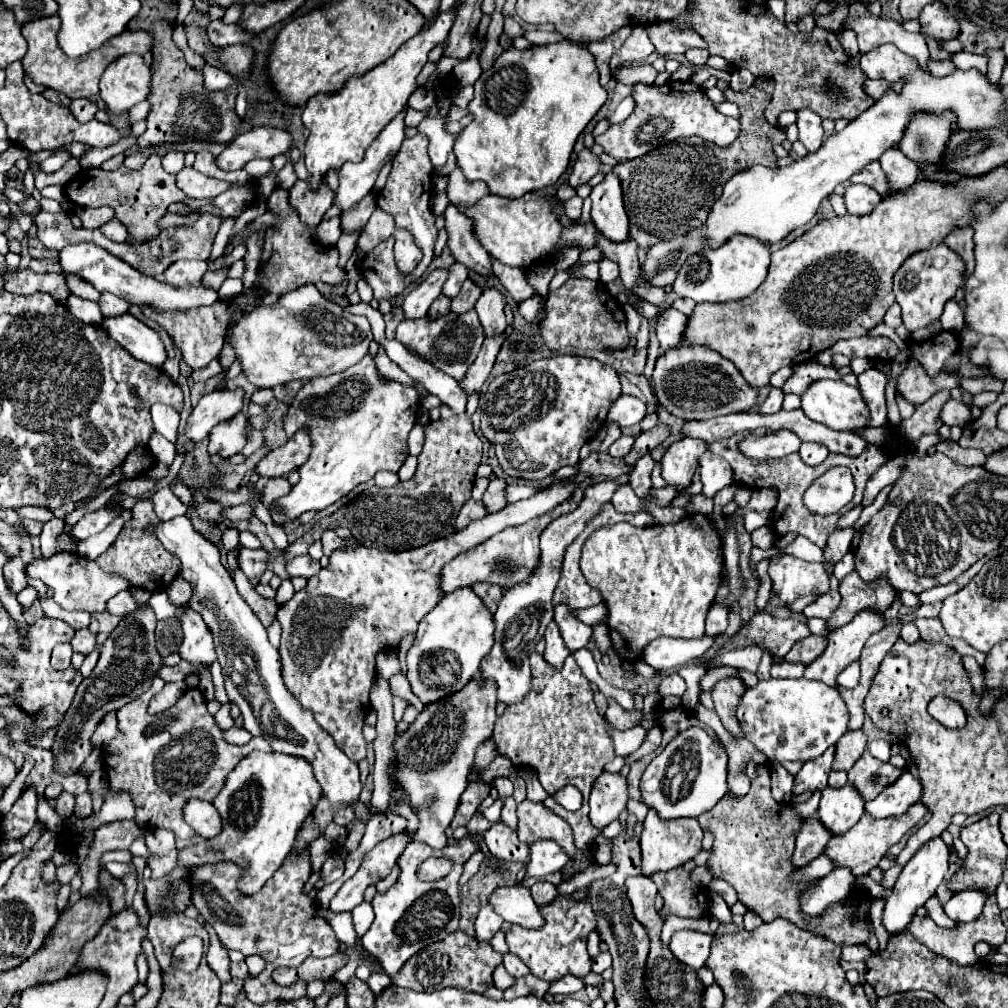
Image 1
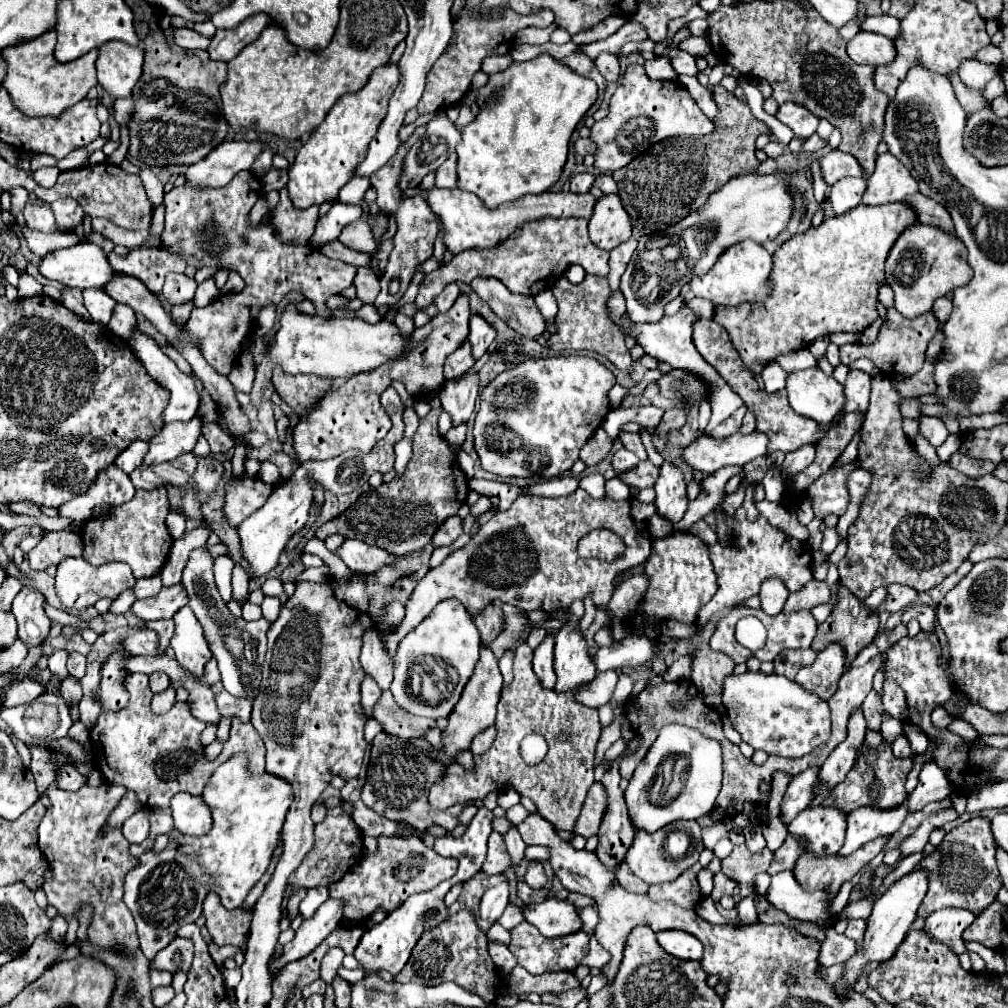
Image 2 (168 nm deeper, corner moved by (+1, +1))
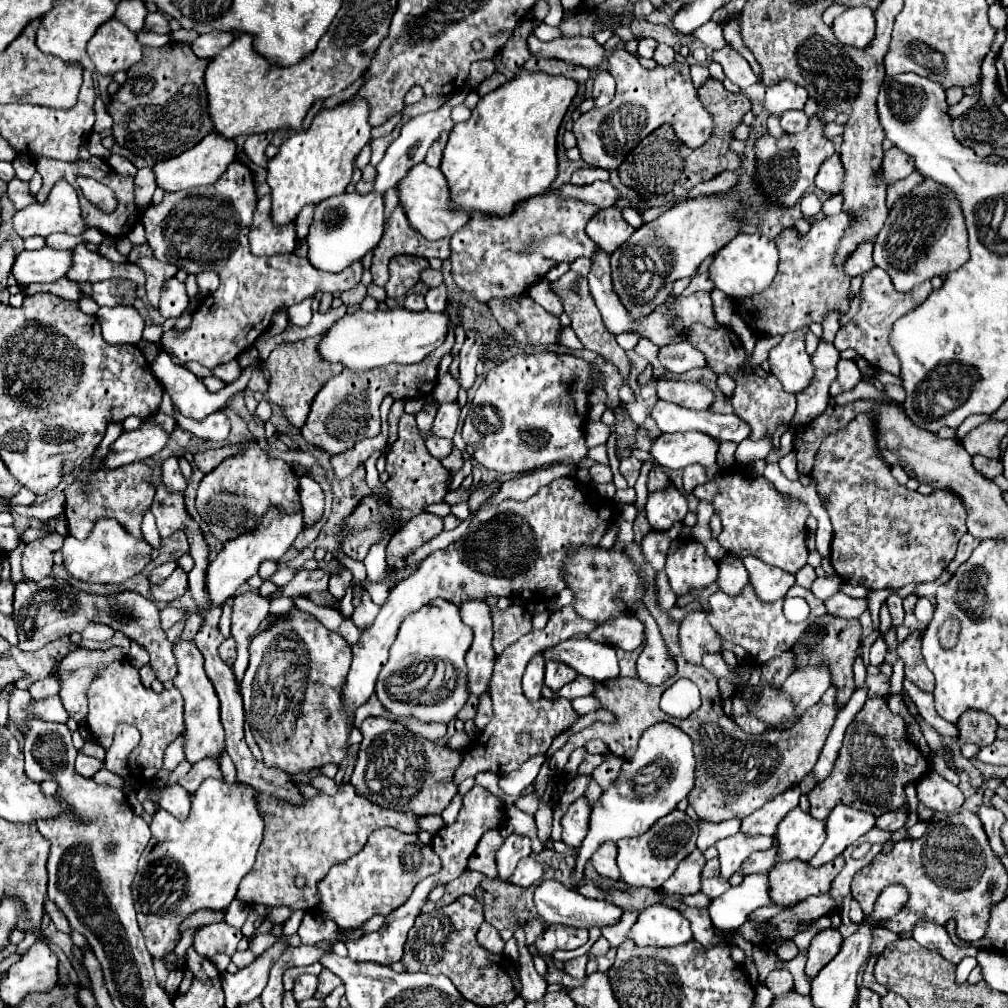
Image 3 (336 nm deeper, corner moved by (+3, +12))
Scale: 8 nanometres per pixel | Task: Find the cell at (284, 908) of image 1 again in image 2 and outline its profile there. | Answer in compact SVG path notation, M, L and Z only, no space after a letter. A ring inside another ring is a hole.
M207 895L203 903L203 917L207 919L207 929L217 945L247 945L249 925L251 925L251 913L243 913L241 909L227 911L217 895Z

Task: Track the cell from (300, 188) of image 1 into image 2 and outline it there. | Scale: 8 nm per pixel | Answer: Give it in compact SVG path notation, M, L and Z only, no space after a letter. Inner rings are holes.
M281 189L279 193L281 193L281 199L279 199L277 207L271 211L271 225L279 233L281 243L307 245L307 241L313 235L315 225L317 225L319 207L315 205L315 207L309 207L303 211L295 211L295 207L291 207L287 189Z

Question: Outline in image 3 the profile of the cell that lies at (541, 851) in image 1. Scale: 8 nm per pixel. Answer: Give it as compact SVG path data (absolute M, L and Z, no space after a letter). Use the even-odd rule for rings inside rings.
M527 856L525 860L519 860L515 872L511 874L511 878L507 882L519 884L519 886L531 886L531 884L543 880L543 872L545 872L545 866L541 862L537 862L533 856Z

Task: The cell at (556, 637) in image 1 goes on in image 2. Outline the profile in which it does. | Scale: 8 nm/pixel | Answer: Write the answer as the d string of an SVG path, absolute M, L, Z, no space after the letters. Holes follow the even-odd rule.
M547 635L545 641L535 649L535 657L533 657L533 671L539 679L539 683L543 685L543 689L553 689L553 685L555 685L555 673L551 669L553 645L555 645L555 639L551 635Z

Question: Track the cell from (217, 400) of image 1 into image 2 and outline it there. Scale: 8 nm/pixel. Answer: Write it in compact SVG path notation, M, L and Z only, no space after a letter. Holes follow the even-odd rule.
M201 417L191 423L165 423L163 429L149 439L149 451L145 453L143 463L165 463L193 451L201 423Z

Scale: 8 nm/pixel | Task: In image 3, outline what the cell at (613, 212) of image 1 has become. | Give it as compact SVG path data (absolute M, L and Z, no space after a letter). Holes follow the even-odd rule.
M615 206L599 210L587 224L587 236L609 254L623 246L633 232L635 228L623 220L621 210Z

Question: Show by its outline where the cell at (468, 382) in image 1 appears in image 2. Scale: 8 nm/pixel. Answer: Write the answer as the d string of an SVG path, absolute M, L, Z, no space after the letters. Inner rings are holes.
M465 375L459 381L447 381L439 393L441 407L451 415L453 427L465 423L475 407L479 393L479 375Z

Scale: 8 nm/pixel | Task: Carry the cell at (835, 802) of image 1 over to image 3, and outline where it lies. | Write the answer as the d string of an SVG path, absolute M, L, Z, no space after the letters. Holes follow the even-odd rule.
M797 806L779 822L777 838L777 862L793 858L811 860L817 854L817 848L821 848L825 842L825 822L813 818L809 812L803 812Z

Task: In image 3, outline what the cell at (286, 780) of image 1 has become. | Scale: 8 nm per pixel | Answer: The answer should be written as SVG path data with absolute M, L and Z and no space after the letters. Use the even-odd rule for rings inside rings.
M205 778L205 782L201 782L201 786L191 798L191 814L187 822L175 820L165 810L159 810L153 816L153 822L151 822L153 836L139 858L137 874L131 886L135 910L137 910L137 922L141 924L147 950L153 956L163 956L165 952L171 952L175 948L179 940L179 924L191 912L199 908L223 910L237 896L237 886L245 878L245 874L251 872L255 864L257 848L263 840L265 822L259 812L257 796L259 796L257 788L243 784L239 780L235 780L233 784L227 784L225 780Z

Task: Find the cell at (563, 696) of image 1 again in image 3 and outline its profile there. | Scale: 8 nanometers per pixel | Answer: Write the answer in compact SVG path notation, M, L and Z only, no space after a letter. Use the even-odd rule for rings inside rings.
M563 606L563 610L551 614L551 618L549 618L549 622L543 630L531 630L521 640L517 640L509 648L505 648L503 654L497 656L495 672L493 672L491 686L489 686L489 694L491 694L491 700L493 700L493 718L491 718L491 724L487 724L487 728L483 730L483 740L481 740L481 734L479 734L473 740L473 744L467 750L463 750L463 760L457 768L457 772L453 774L455 784L461 784L469 776L475 778L479 772L499 774L499 770L507 768L507 762L525 762L533 754L545 754L547 748L551 746L553 738L557 738L565 730L573 728L573 724L581 716L573 710L571 700L567 700L567 698L541 698L537 702L525 700L525 694L521 692L521 676L525 672L527 660L533 654L537 654L537 652L541 652L579 633L588 635L597 627L598 625L594 622L581 620L581 616L577 616L573 612L573 606ZM523 730L533 734L533 742L531 742L529 748L523 748L523 746L517 744L517 734L523 732Z

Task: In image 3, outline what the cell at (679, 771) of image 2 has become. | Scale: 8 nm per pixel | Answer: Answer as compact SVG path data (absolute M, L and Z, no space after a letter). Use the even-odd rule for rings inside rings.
M653 724L641 736L633 760L623 762L619 778L609 786L609 790L601 794L599 802L591 802L589 832L581 844L573 878L577 878L577 882L585 878L585 864L603 842L641 836L653 826L653 822L673 812L675 806L695 788L695 768L697 760L693 752L693 740L689 740L681 728L675 728L675 724Z

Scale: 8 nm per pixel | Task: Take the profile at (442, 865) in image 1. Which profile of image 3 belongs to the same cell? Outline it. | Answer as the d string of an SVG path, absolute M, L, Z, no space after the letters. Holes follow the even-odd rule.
M395 828L375 830L365 848L349 860L333 866L319 882L319 916L333 920L339 928L357 928L365 920L381 914L387 916L393 908L407 902L413 888L427 876L441 870L441 858L429 844L423 844L417 834L405 834Z

